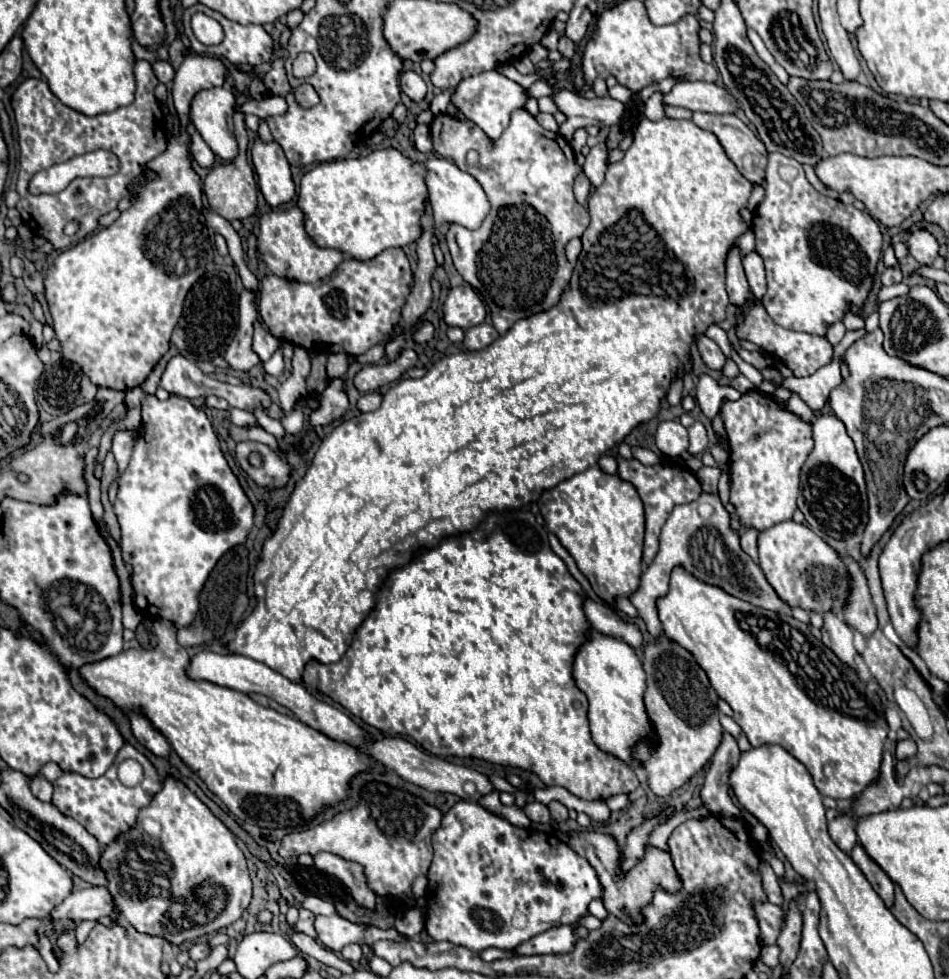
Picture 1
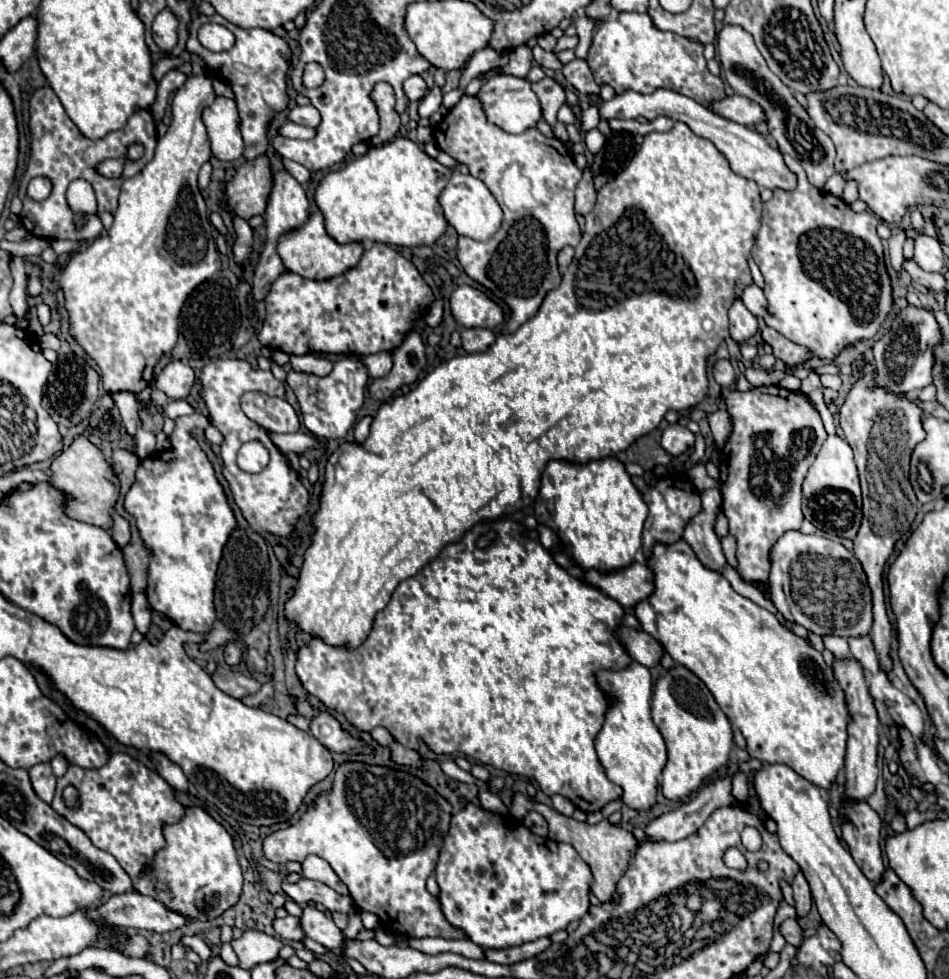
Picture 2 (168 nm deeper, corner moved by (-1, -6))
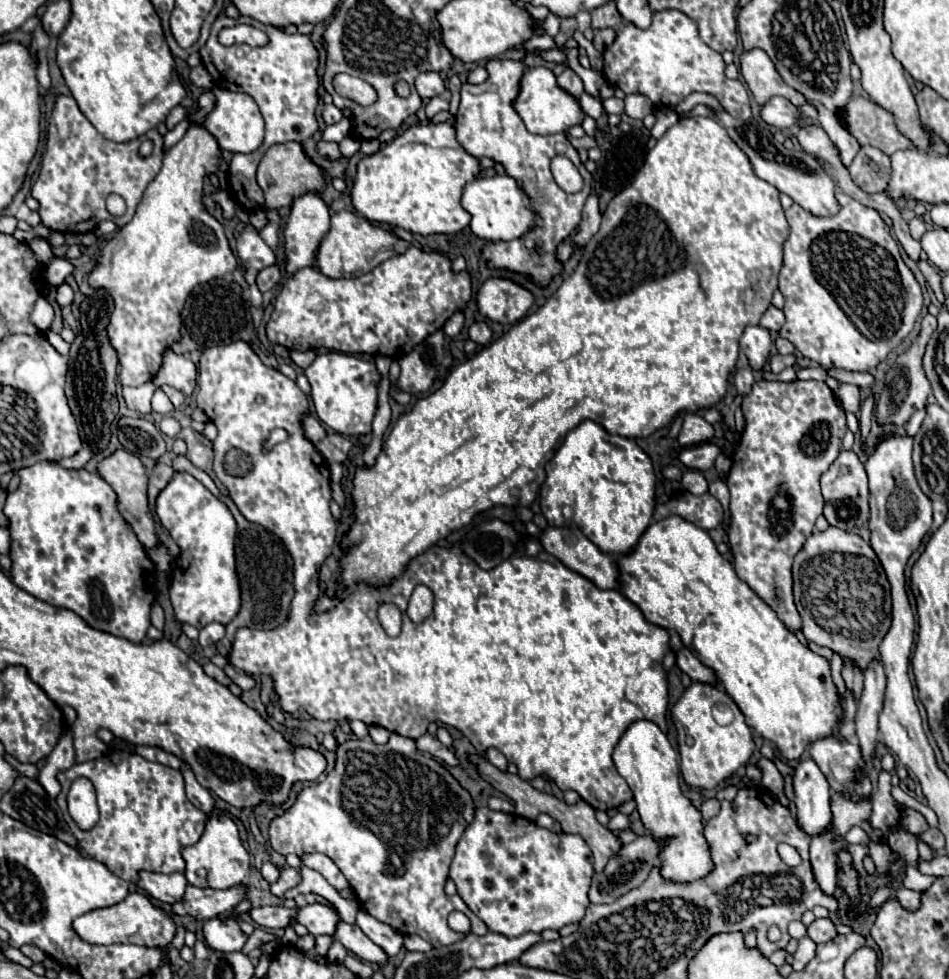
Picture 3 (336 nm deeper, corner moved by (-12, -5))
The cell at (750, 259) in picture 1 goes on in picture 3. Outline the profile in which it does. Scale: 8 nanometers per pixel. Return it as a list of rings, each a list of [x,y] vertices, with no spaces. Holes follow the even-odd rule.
[[[769,305],[769,309],[767,309],[767,311],[763,313],[763,317],[761,317],[761,325],[763,325],[765,329],[769,329],[769,331],[779,331],[779,329],[783,327],[783,323],[785,323],[783,311],[777,309],[775,305]]]

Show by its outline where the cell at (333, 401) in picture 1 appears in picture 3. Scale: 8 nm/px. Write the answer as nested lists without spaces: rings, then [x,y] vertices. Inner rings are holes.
[[[331,351],[319,355],[305,369],[305,375],[311,383],[311,399],[317,417],[327,427],[347,437],[359,437],[371,431],[371,421],[377,409],[377,383],[379,383],[379,373],[373,363],[353,355]]]

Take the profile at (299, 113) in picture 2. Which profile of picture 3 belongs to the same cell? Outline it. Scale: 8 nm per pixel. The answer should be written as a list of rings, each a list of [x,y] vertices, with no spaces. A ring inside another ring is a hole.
[[[331,103],[331,105],[325,105],[323,107],[323,121],[327,123],[327,125],[331,125],[331,123],[337,123],[337,121],[341,121],[343,119],[343,113]]]

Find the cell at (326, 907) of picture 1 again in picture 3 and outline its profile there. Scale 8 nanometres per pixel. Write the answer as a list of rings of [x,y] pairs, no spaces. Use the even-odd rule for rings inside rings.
[[[359,909],[359,913],[357,913],[357,925],[363,929],[363,933],[371,941],[375,941],[379,947],[383,947],[389,957],[395,957],[401,951],[403,935],[399,931],[391,929],[387,923],[381,923],[375,917],[371,917],[367,911]]]

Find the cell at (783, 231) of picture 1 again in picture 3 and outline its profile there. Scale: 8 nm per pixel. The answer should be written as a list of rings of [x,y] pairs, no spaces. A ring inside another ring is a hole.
[[[837,191],[835,197],[841,209],[829,217],[817,217],[797,203],[785,209],[791,233],[783,243],[779,291],[785,297],[783,313],[787,323],[781,327],[779,337],[791,341],[797,351],[819,363],[823,369],[839,367],[847,371],[867,371],[869,367],[881,363],[887,353],[913,329],[923,309],[923,295],[917,279],[911,271],[907,271],[903,261],[899,269],[899,247],[885,229],[881,215],[875,209],[859,205],[843,191]]]

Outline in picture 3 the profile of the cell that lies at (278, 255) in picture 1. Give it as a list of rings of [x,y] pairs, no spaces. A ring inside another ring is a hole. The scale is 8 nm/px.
[[[343,209],[331,217],[331,229],[323,237],[323,241],[315,253],[315,263],[325,277],[339,279],[339,277],[349,277],[349,275],[359,275],[359,271],[369,273],[371,269],[375,269],[379,263],[393,257],[395,253],[403,253],[403,249],[407,249],[407,247],[409,245],[405,241],[401,241],[397,235],[393,235],[377,225],[371,225],[369,221],[363,221],[355,213]]]

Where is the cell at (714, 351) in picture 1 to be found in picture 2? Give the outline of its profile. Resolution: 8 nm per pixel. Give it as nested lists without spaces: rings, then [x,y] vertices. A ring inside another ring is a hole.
[[[718,360],[718,364],[714,366],[714,380],[722,386],[722,388],[734,388],[734,368],[728,360]]]

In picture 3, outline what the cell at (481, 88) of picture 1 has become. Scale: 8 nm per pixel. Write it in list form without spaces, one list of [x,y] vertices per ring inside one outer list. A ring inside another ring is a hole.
[[[535,67],[523,73],[521,85],[519,85],[519,95],[513,103],[517,115],[525,123],[525,127],[535,133],[535,135],[551,135],[551,133],[563,133],[571,125],[579,125],[583,119],[583,109],[575,97],[565,93],[563,89],[557,87],[555,75],[547,67]]]

